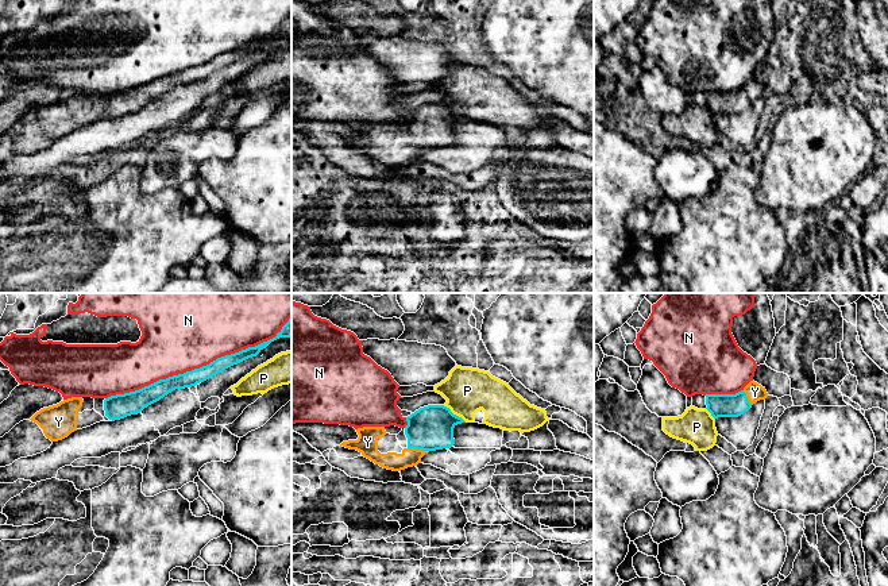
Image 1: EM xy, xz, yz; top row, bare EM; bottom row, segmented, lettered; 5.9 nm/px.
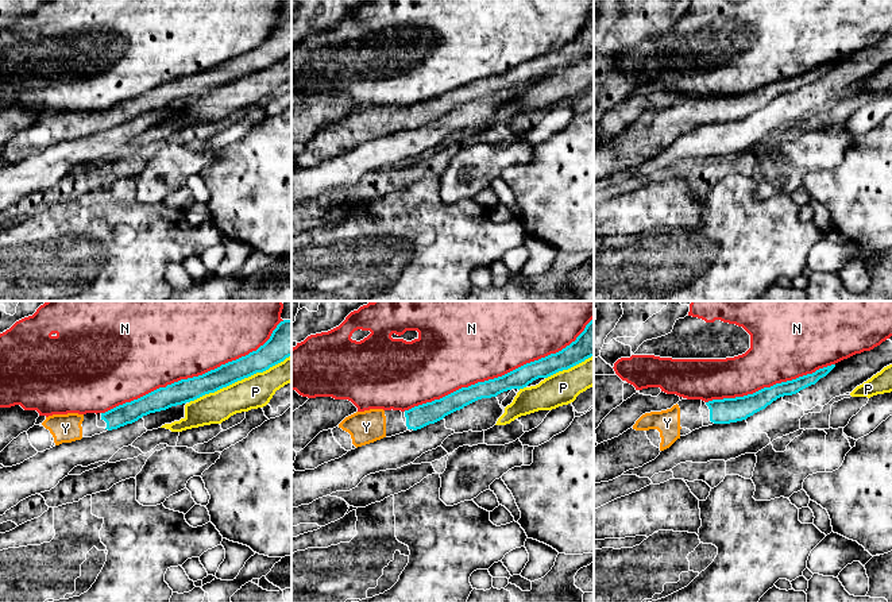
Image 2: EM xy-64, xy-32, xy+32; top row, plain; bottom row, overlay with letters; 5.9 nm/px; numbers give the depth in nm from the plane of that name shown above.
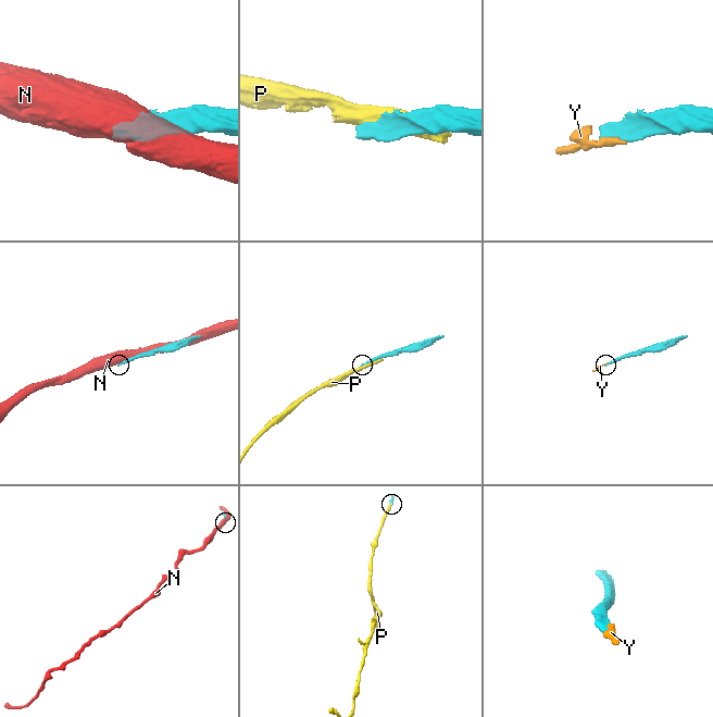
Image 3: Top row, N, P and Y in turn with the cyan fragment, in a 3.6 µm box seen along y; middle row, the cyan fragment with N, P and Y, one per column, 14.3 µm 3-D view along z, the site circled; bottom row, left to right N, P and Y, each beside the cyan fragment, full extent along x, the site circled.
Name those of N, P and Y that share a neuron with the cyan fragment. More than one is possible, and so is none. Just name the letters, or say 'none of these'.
Y

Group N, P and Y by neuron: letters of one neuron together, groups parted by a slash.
N / P / Y

